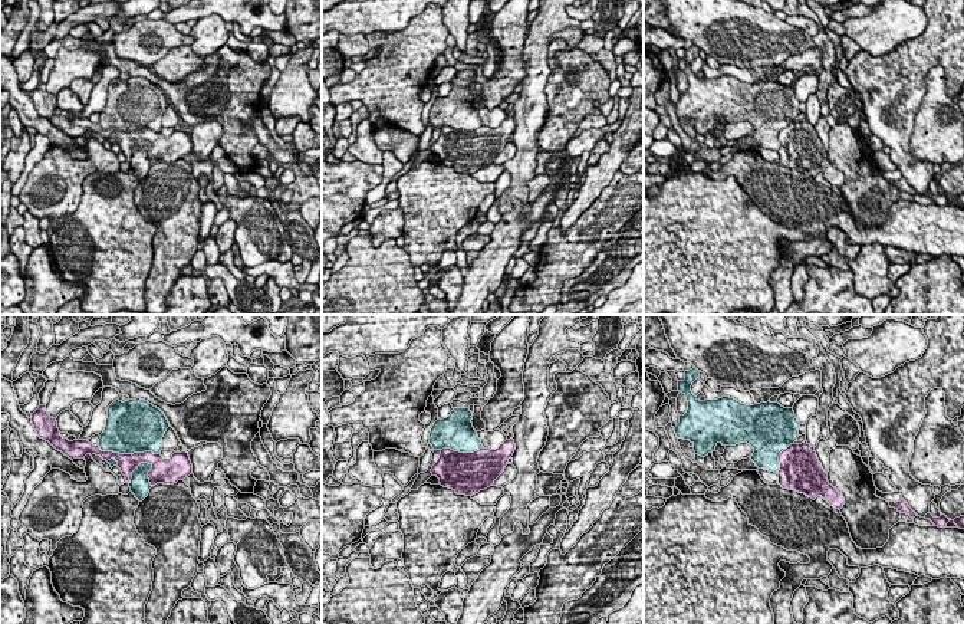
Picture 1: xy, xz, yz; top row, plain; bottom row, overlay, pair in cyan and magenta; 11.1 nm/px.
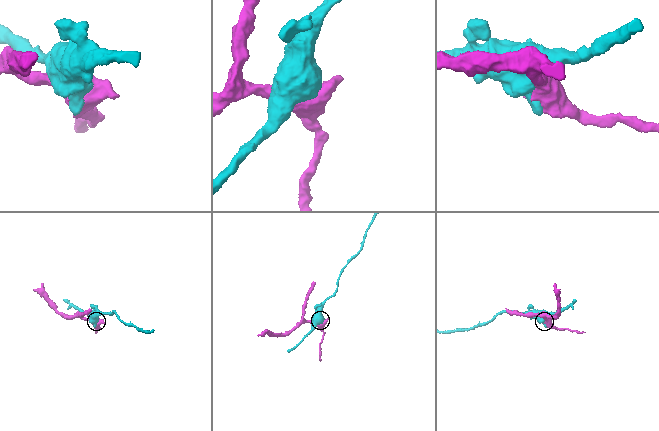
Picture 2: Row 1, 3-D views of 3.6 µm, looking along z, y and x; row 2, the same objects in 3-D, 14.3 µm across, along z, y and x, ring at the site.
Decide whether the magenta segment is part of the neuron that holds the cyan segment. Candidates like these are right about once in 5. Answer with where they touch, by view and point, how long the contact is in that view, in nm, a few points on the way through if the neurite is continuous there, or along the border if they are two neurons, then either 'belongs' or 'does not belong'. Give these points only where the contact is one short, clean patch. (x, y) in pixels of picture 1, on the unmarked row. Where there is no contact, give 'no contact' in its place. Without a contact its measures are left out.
meets cyan in xy at (130, 131); contact 700 nm long; does not belong

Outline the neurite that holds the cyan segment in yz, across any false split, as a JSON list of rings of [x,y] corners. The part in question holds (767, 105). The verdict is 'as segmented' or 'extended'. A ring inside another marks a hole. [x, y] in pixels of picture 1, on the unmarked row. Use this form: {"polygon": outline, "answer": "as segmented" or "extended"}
{"polygon": [[[692,46],[685,49],[684,59],[678,59],[678,69],[687,75],[688,88],[680,93],[677,115],[690,118],[701,135],[714,129],[718,121],[747,121],[754,127],[750,137],[759,147],[779,151],[780,131],[799,115],[800,101],[793,86],[770,79],[746,83],[730,75],[700,79],[691,69],[697,56],[700,49]]], "answer": "as segmented"}

